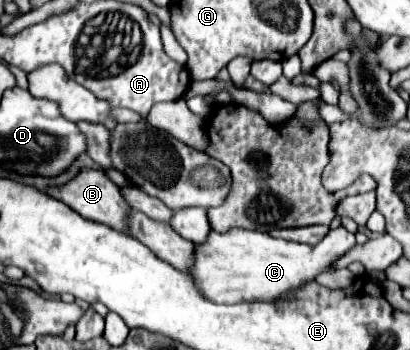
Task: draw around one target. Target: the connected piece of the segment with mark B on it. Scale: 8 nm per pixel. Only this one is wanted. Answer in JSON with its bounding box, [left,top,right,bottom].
[45,167,131,233]

